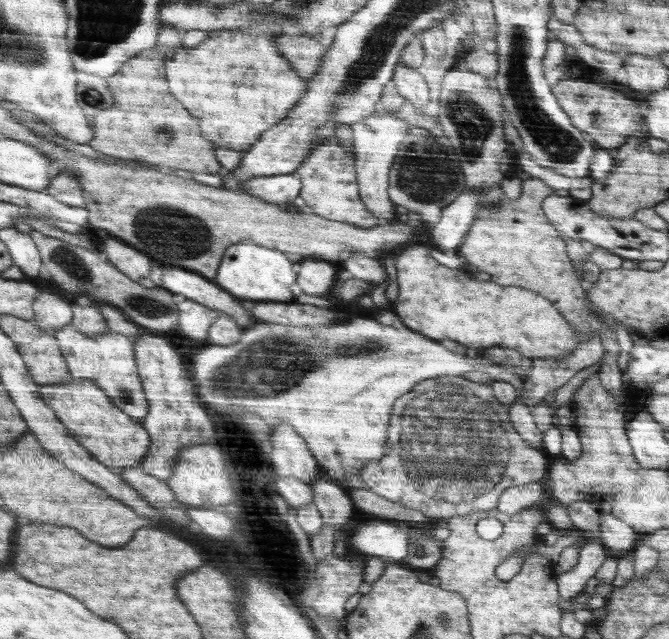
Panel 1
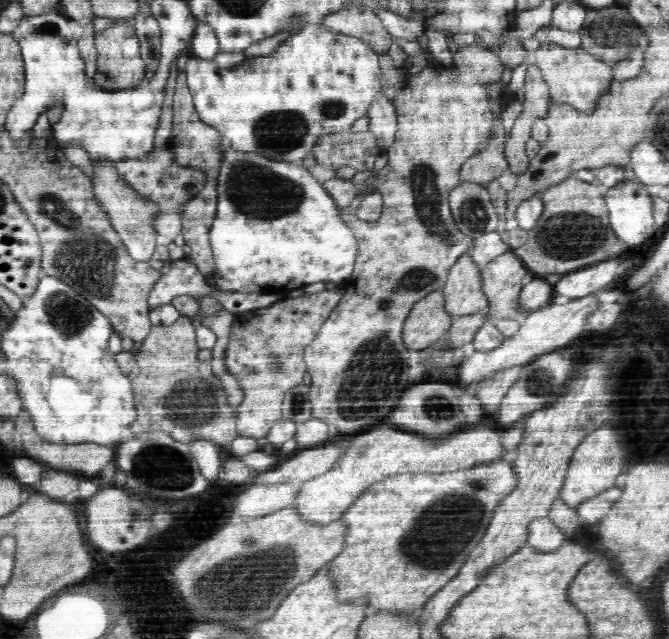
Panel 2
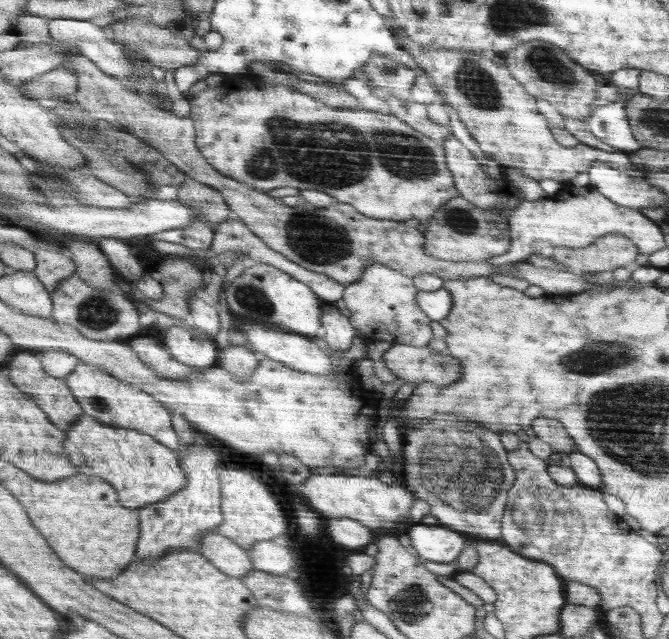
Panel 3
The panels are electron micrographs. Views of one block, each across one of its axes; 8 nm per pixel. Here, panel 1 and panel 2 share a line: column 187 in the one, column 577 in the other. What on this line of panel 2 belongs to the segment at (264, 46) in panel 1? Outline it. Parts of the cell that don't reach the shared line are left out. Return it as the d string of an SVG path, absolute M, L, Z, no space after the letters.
M543 44L532 53L532 62L541 70L550 86L550 94L558 96L558 100L570 100L570 104L578 104L578 108L590 108L590 100L598 96L598 88L610 80L610 64L588 56L580 47L570 49L554 44Z

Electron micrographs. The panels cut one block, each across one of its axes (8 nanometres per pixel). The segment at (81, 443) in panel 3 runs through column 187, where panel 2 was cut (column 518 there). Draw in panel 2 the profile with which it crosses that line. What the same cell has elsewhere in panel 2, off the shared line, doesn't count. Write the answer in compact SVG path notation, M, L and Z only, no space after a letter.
M501 458L446 472L401 472L374 484L342 516L348 521L350 534L346 538L348 546L332 561L338 595L342 599L370 595L370 609L420 610L432 594L454 578L485 535L496 508L518 488L518 484L520 475L514 469L514 463Z

